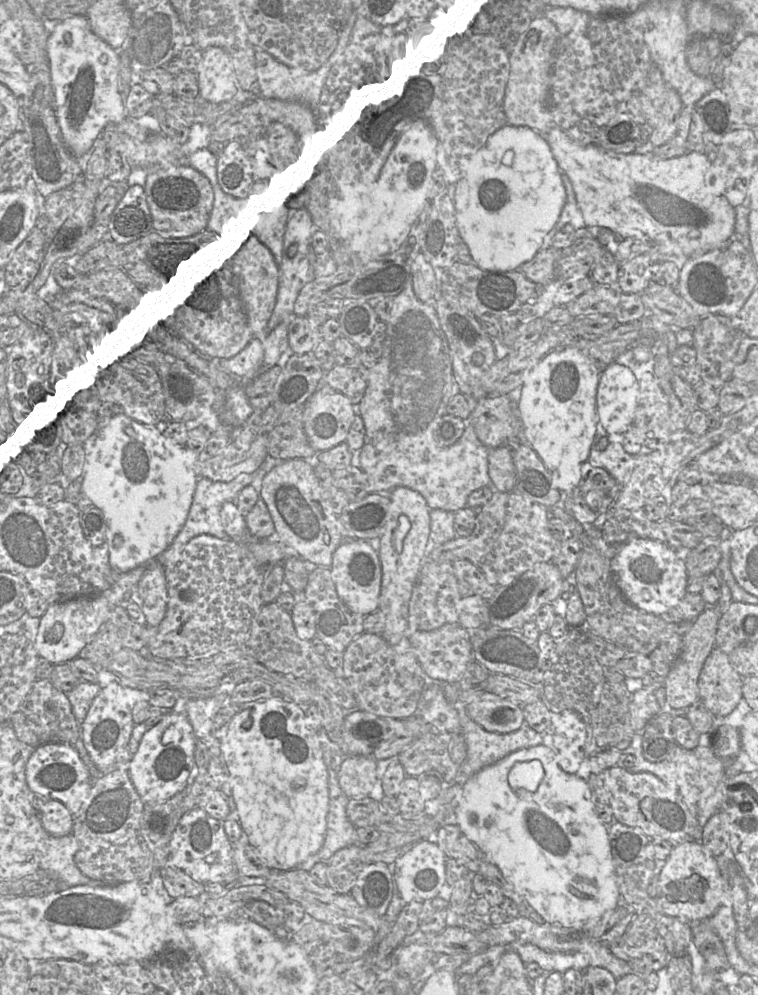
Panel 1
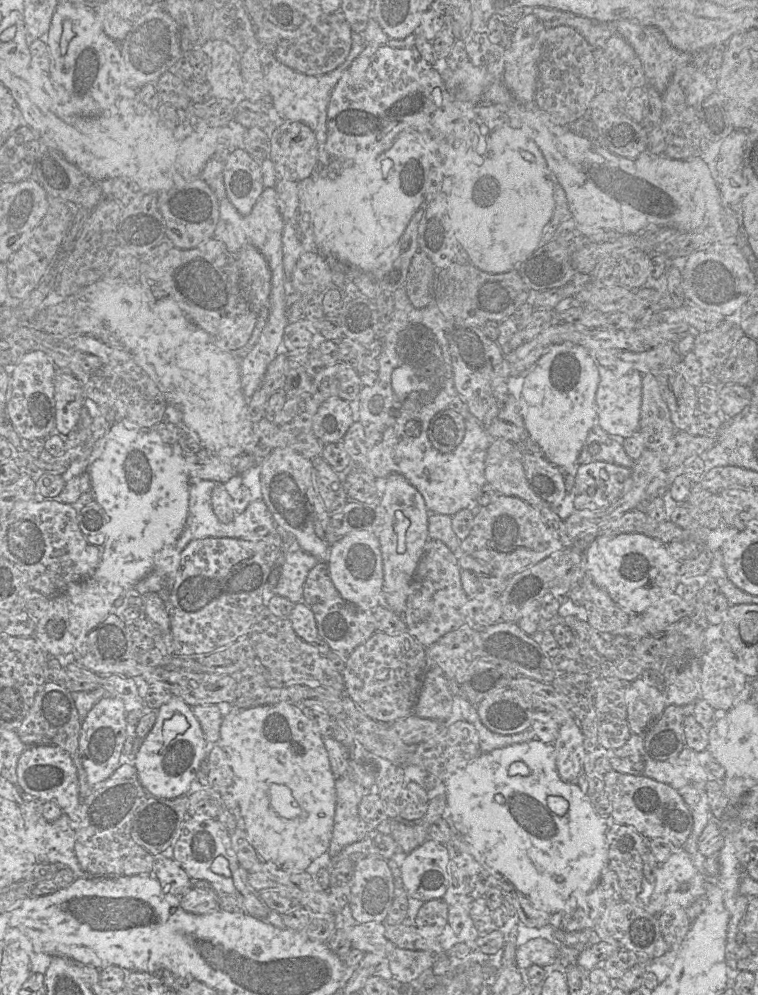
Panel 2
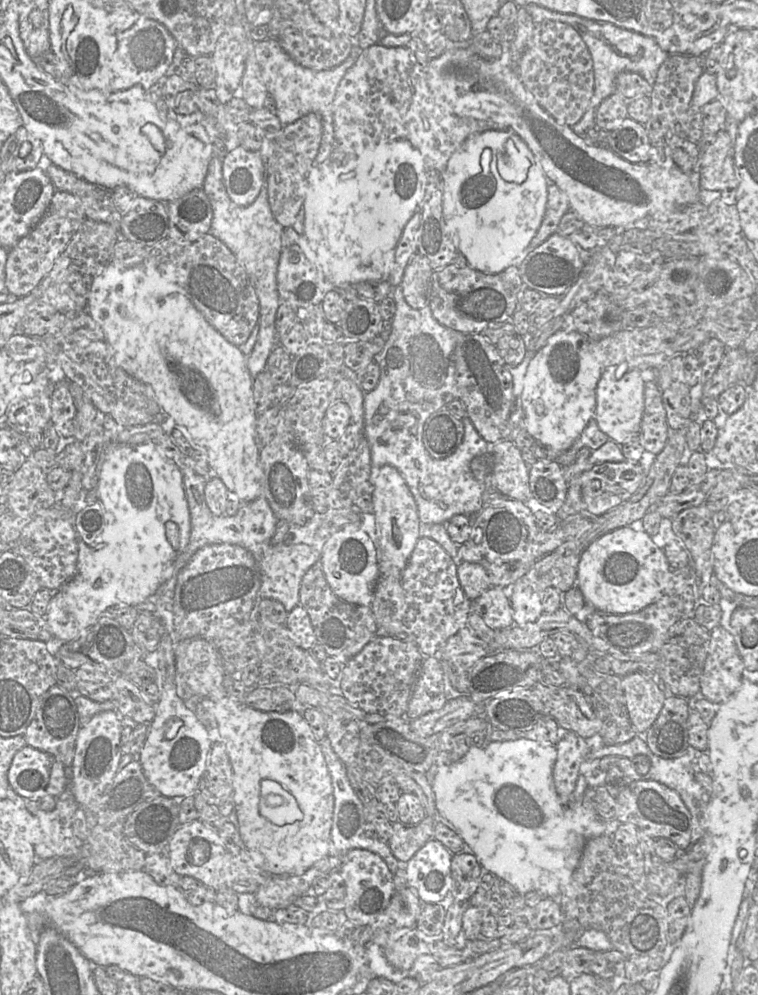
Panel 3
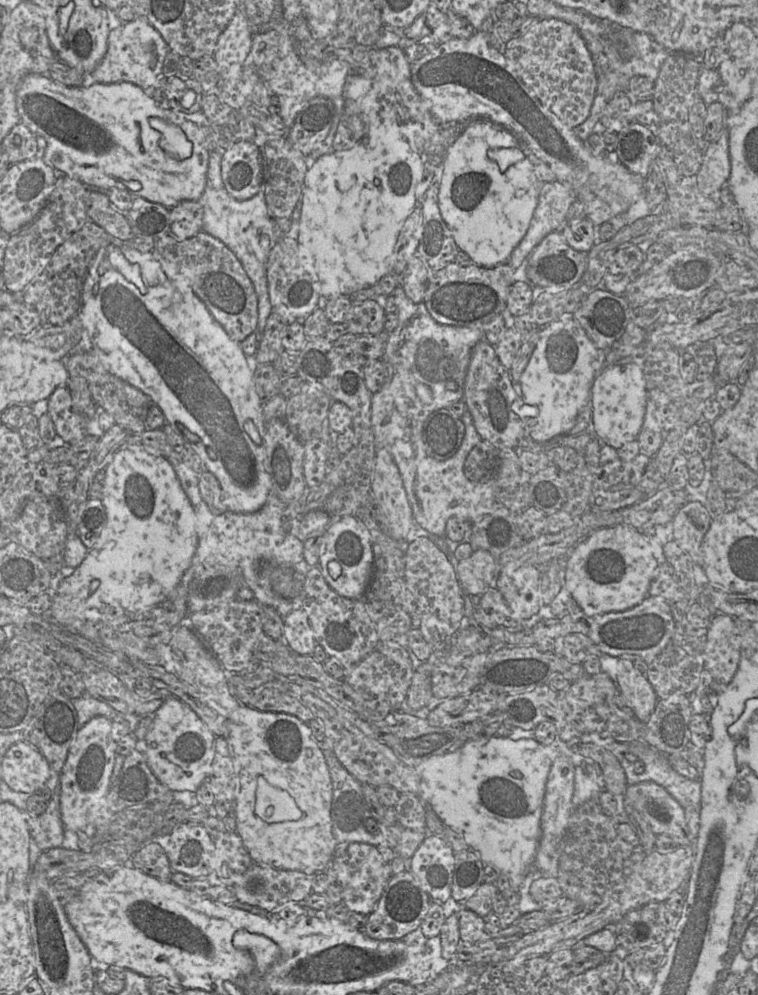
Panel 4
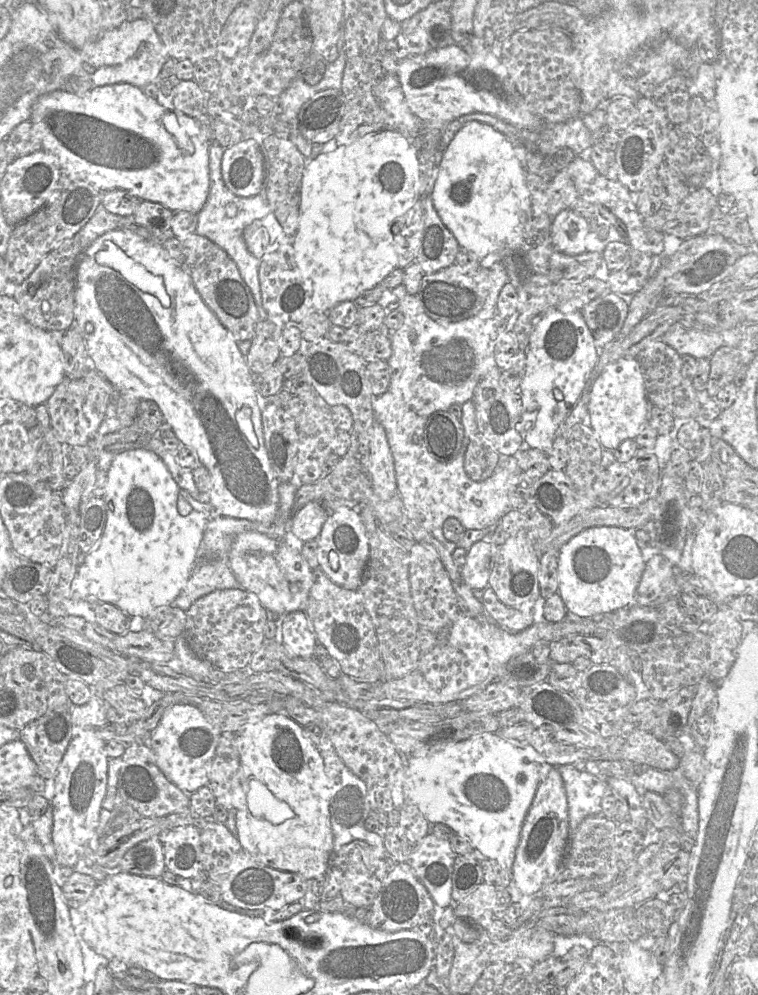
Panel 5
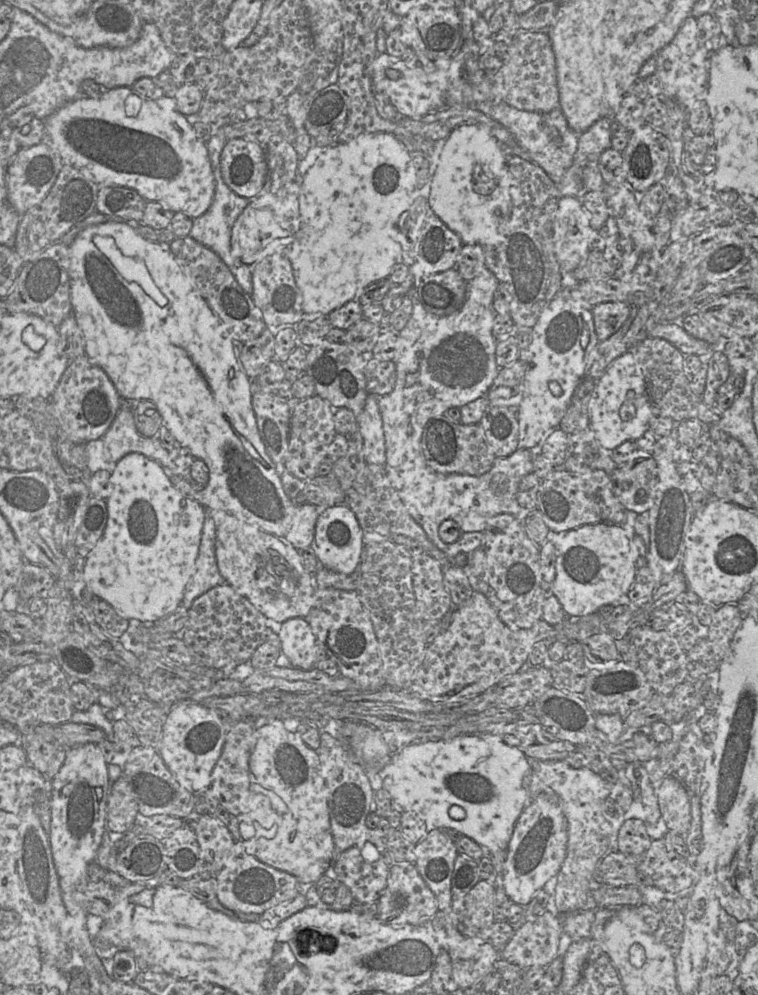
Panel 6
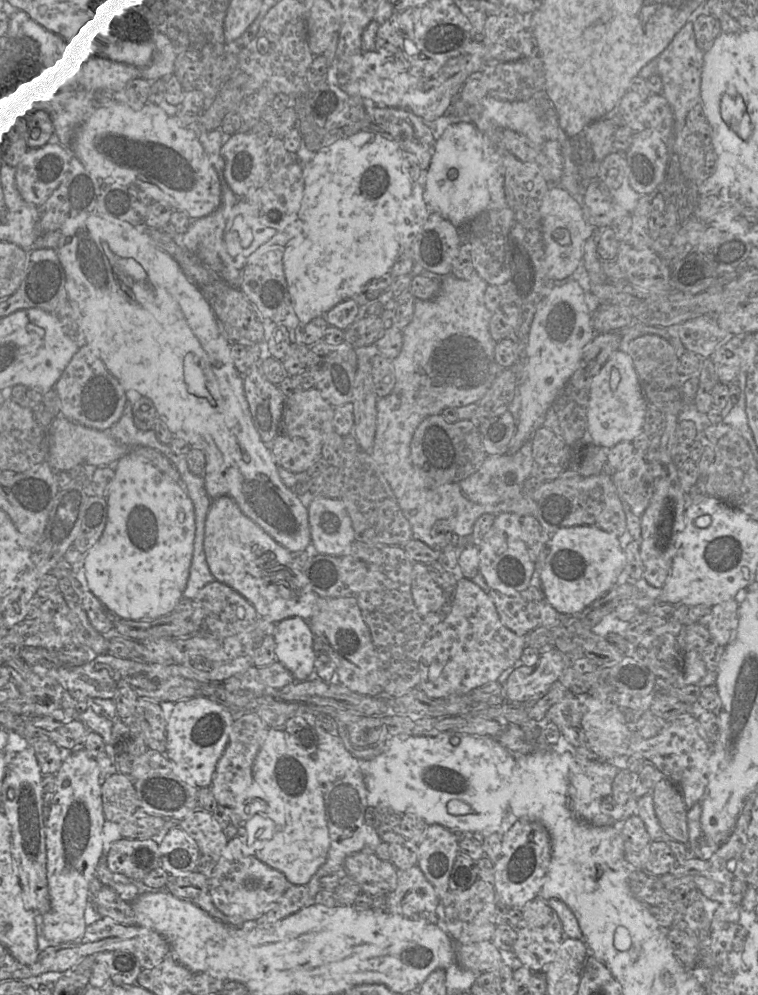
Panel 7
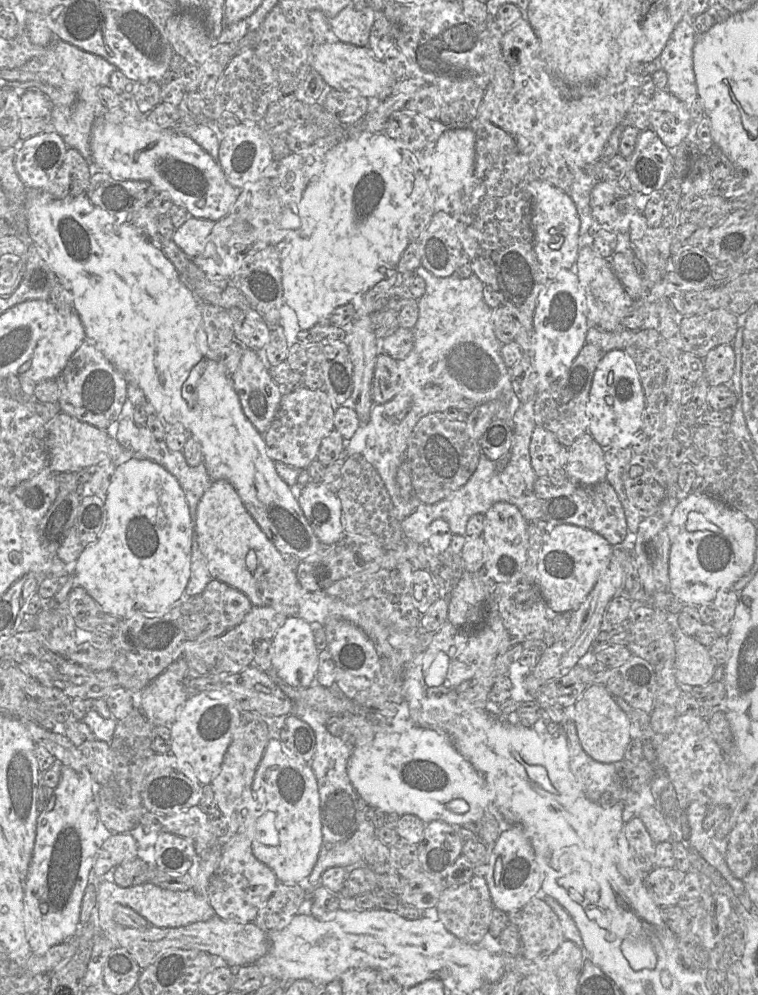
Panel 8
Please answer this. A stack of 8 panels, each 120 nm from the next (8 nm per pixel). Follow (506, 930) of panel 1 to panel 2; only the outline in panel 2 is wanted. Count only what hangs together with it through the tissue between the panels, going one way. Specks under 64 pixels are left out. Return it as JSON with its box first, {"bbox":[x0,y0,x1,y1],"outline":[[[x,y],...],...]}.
{"bbox":[516,938,561,970],"outline":[[[534,938],[516,949],[516,965],[526,970],[531,965],[561,964],[561,946],[545,938]]]}

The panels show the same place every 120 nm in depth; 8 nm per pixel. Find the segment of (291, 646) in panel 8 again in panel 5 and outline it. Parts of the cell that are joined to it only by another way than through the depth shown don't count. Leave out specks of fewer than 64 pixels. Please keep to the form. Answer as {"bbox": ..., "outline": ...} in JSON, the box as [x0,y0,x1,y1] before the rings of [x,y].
{"bbox":[282,611,318,657],"outline":[[[294,611],[284,615],[282,641],[284,646],[297,657],[313,656],[318,641],[306,612]]]}

